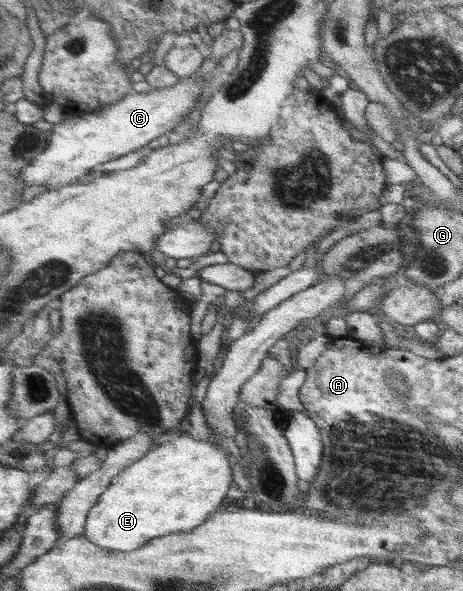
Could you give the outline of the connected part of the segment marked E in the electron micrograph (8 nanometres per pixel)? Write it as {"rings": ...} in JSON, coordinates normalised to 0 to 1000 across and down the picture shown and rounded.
{"rings":[[[380,731],[376,743],[348,750],[339,760],[317,765],[309,775],[242,809],[240,819],[218,834],[205,856],[192,861],[179,905],[218,927],[279,934],[328,910],[419,897],[482,853],[501,812],[492,773],[469,753],[417,743],[408,731]]]}

